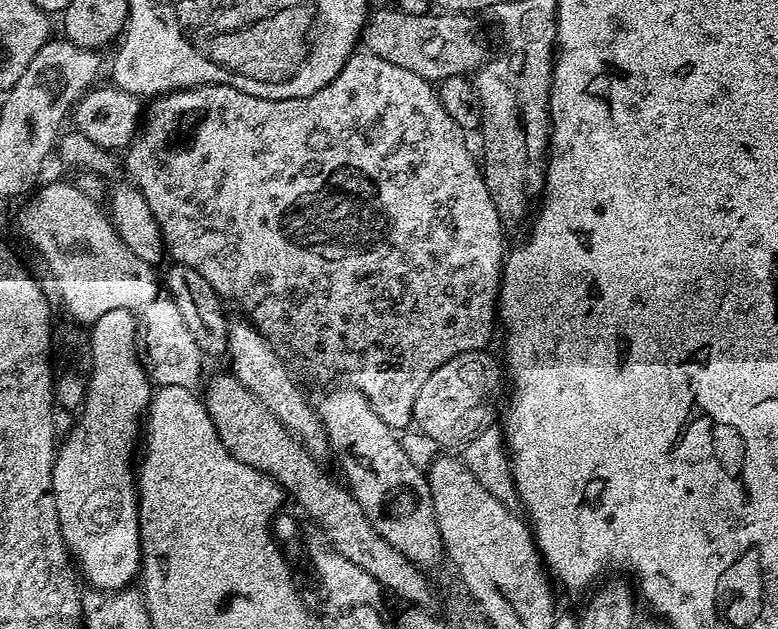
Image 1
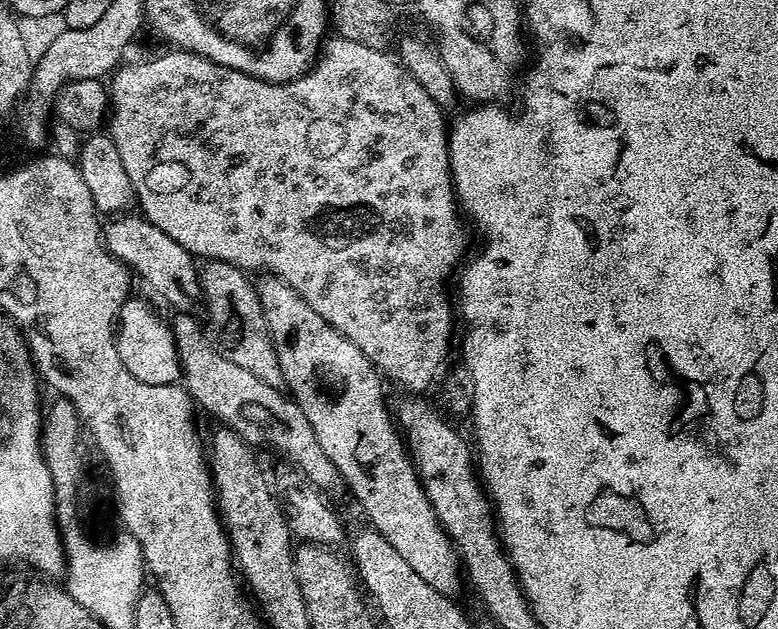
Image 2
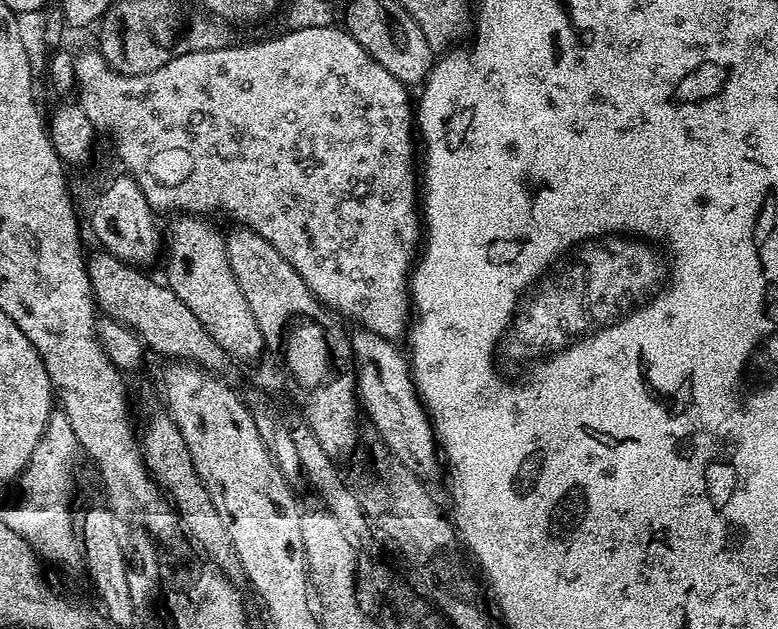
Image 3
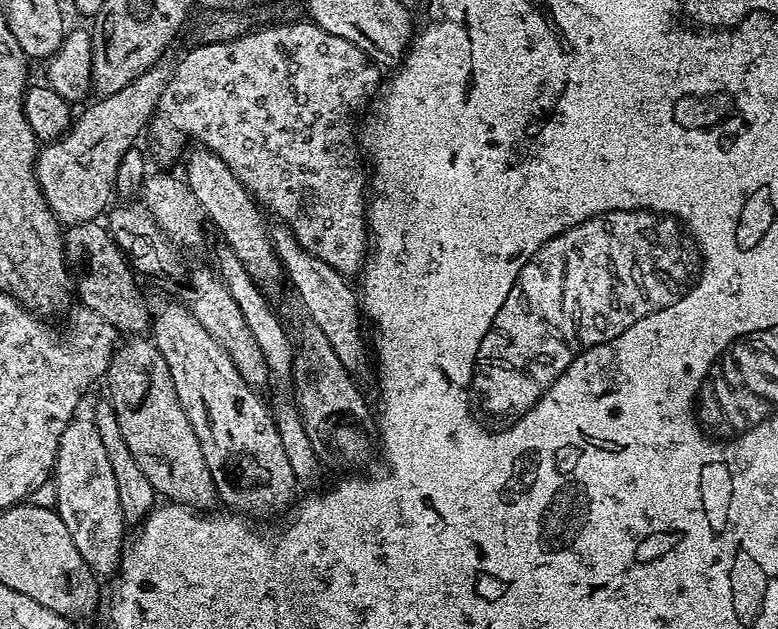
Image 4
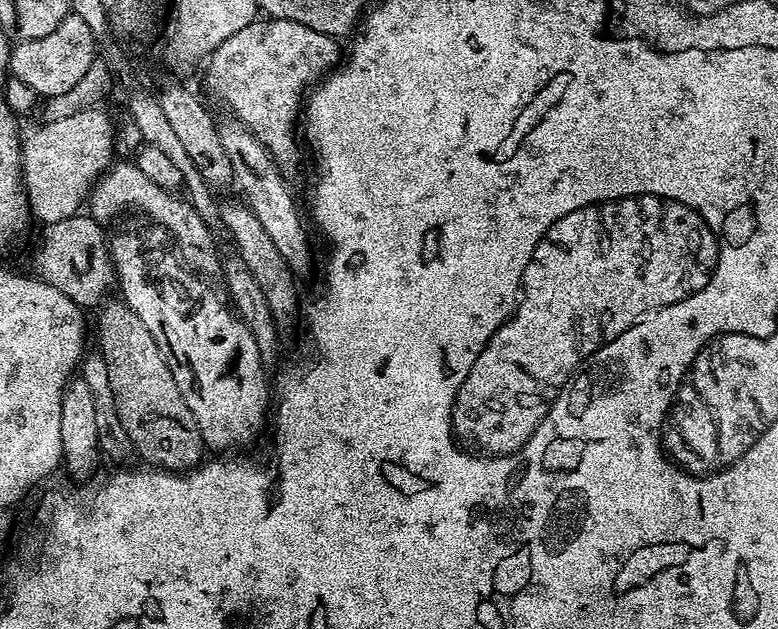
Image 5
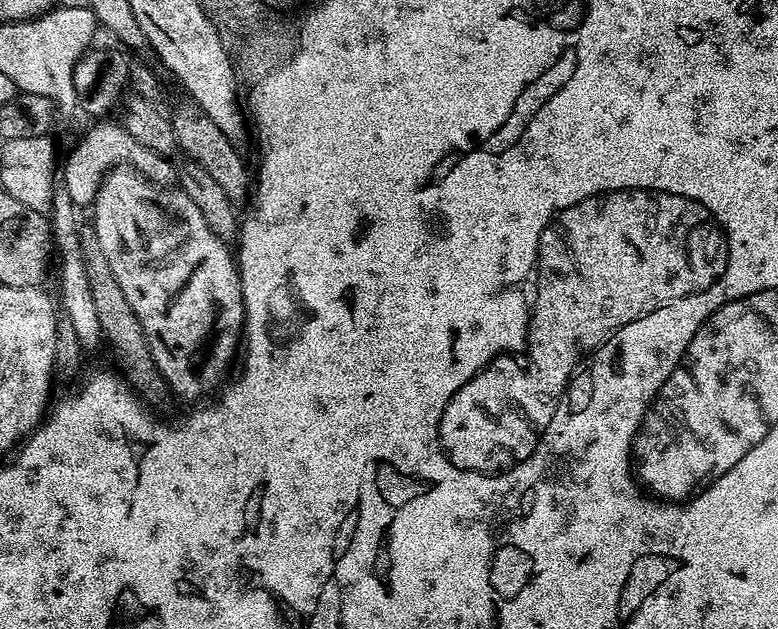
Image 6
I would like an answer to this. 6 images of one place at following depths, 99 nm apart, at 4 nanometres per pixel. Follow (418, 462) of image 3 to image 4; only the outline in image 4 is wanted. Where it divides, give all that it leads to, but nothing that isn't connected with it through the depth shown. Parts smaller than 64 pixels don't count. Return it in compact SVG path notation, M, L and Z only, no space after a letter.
M276 226L271 229L272 247L276 249L276 256L280 259L283 273L292 279L292 284L296 287L296 296L300 299L300 304L305 308L307 319L313 320L318 326L318 330L322 330L322 334L326 334L326 338L330 338L330 346L334 346L334 354L338 354L338 362L342 362L342 366L346 366L346 370L353 374L364 372L368 368L368 360L370 364L370 348L364 345L364 332L366 336L366 328L362 323L362 312L358 307L358 296L352 288L347 284L345 273L334 270L334 266L326 266L326 262L322 262L322 258L314 258L314 254L310 254L310 250L306 250L298 242L298 238L294 238L291 228L287 226Z

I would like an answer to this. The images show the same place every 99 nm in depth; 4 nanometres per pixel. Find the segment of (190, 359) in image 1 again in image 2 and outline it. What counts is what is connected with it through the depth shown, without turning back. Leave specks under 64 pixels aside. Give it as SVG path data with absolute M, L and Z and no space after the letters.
M130 298L120 307L114 335L122 366L134 374L138 382L146 382L150 386L166 386L181 379L180 359L169 321L163 320L146 301Z

